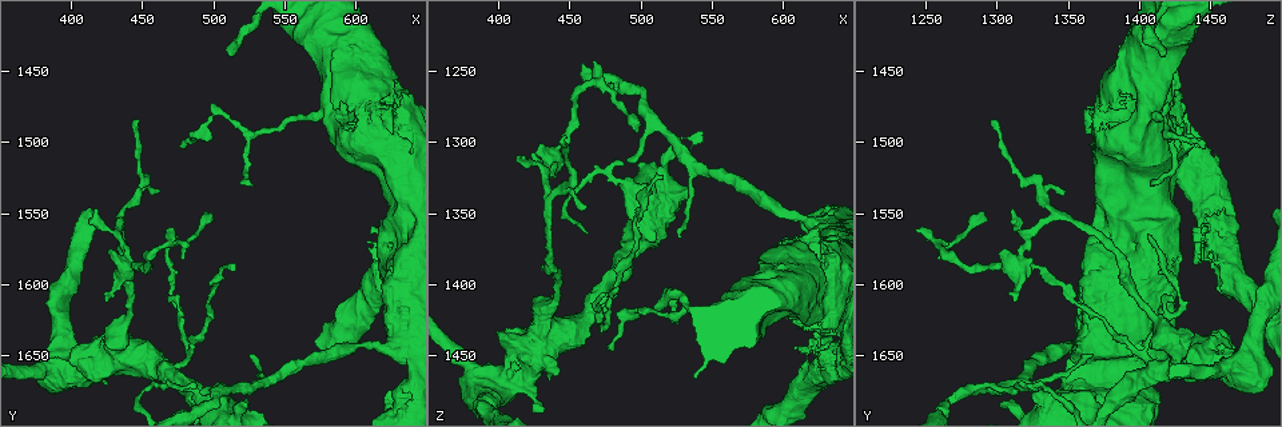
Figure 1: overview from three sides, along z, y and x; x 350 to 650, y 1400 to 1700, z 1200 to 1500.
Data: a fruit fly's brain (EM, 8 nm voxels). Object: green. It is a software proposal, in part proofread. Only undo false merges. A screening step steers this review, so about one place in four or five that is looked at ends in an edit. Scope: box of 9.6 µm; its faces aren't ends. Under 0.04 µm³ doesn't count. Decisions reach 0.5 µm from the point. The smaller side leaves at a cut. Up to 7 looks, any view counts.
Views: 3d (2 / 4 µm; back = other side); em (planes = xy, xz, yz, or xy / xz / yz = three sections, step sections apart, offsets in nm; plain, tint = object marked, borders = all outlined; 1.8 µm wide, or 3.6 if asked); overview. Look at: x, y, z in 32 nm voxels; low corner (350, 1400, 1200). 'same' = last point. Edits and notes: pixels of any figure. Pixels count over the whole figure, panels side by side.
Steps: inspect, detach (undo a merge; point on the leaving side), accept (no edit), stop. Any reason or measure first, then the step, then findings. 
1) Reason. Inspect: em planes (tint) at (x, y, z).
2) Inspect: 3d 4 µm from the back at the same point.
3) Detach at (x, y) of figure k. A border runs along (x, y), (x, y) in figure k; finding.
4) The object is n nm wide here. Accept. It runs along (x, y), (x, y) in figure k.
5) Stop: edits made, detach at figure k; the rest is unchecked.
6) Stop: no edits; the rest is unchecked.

Calibre changes. Inspect: 3d 4 µm at (436, 1572, 1322).

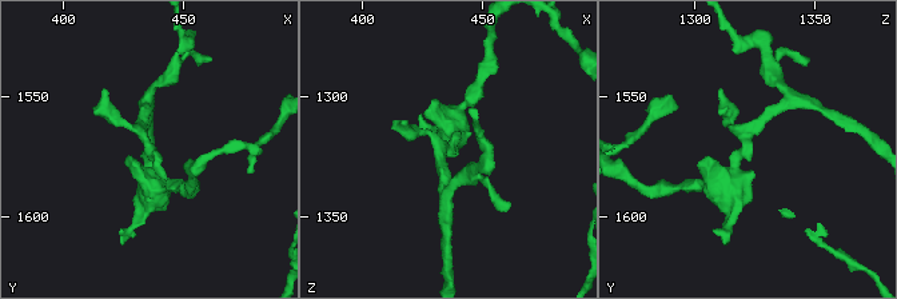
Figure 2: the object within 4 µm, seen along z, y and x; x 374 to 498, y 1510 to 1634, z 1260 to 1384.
Inspect: em xy step 4 (tint) at (435, 1569, 1320).

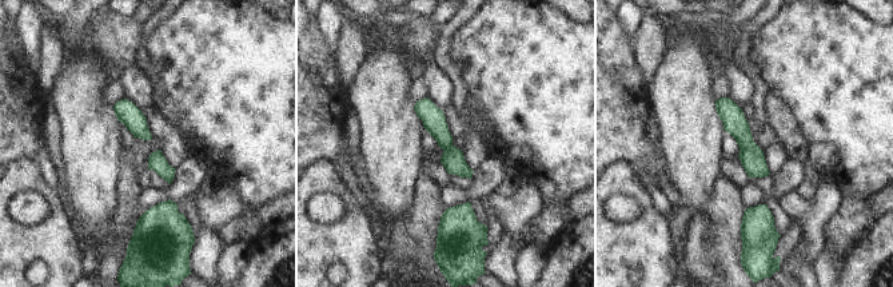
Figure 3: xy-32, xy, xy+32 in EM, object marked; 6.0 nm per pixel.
Accept. It runs along (421, 103), (453, 158), (469, 174) in figure 3; continuous, no second cell.

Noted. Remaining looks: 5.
Small branch off a trunk. Inspect: 3d 4 µm at (472, 1660, 1408).

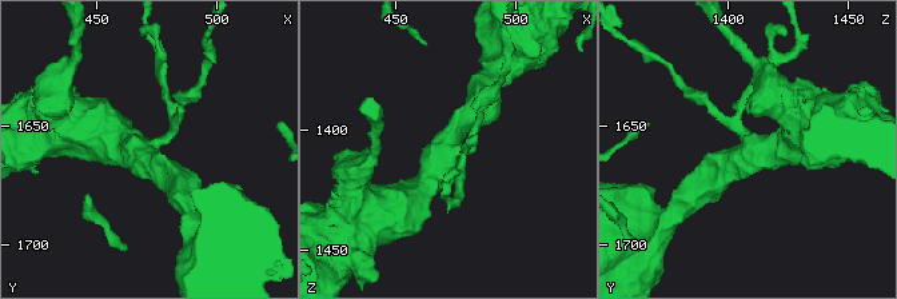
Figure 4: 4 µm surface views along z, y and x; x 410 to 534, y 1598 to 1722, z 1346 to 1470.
3 arms meet here; now the EM. Inspect: em planes (tint) at (471, 1662, 1409).

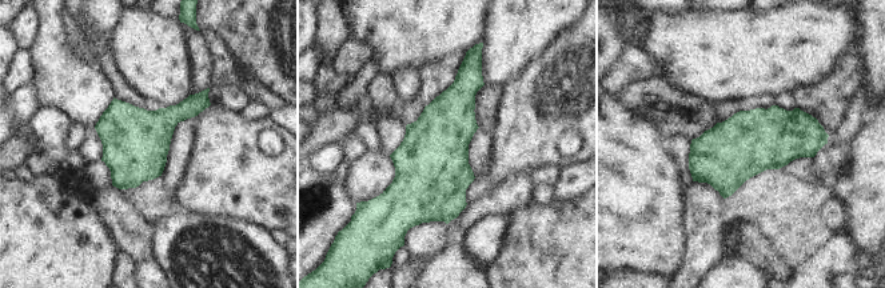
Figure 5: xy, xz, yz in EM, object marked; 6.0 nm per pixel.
Accept. All the same cell.

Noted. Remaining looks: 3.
Thick turns thin. Inspect: em planes (tint) at (564, 1484, 1416).

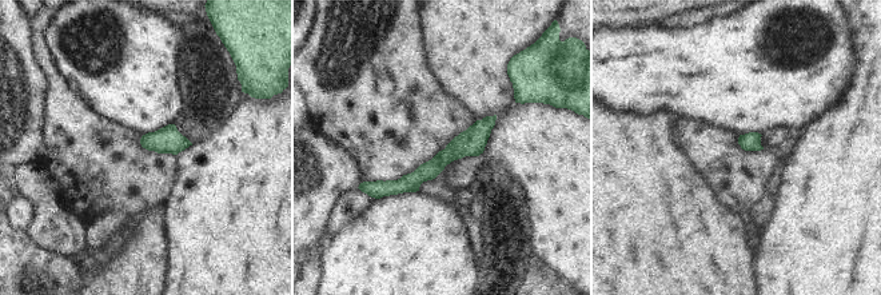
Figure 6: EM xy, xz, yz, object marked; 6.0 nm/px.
The object is 110 nm wide here. Accept. It runs along (491, 119), (410, 183), (374, 190) in figure 6; continuous, no second cell.

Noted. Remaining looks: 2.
Stop: no edits; the rest is unchecked.

